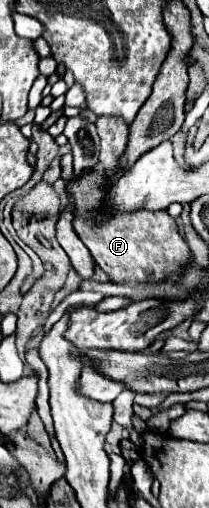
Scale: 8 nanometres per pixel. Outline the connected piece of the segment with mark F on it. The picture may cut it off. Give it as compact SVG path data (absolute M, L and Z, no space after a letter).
M96 164L92 170L84 170L84 174L74 174L74 178L66 182L66 194L74 206L74 230L76 230L78 238L90 250L94 262L114 282L156 282L156 280L164 280L164 278L180 272L182 266L188 264L190 250L188 250L184 238L178 234L174 218L166 210L156 210L156 212L134 210L134 212L118 212L118 214L108 212L106 200L108 200L108 192L112 186L114 186L114 182L110 180L110 174L100 164Z

